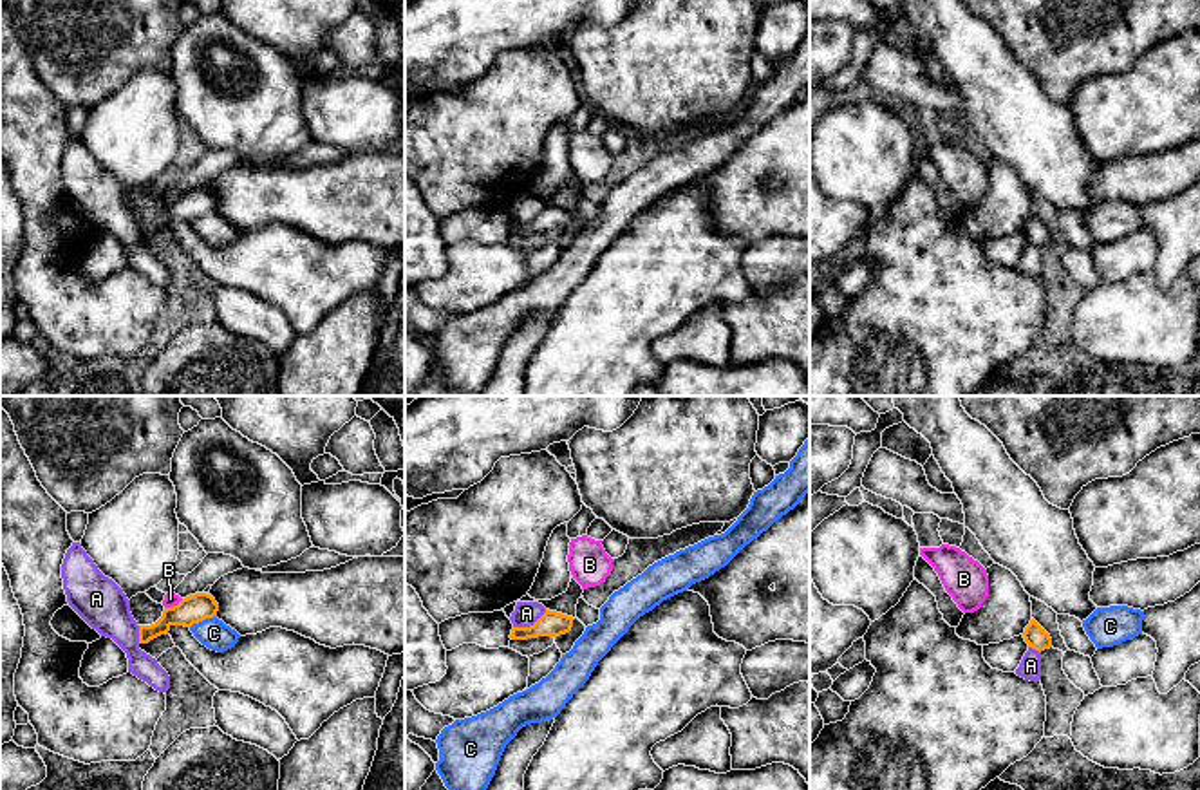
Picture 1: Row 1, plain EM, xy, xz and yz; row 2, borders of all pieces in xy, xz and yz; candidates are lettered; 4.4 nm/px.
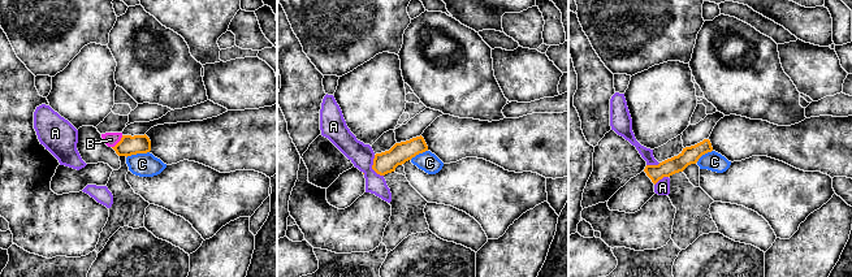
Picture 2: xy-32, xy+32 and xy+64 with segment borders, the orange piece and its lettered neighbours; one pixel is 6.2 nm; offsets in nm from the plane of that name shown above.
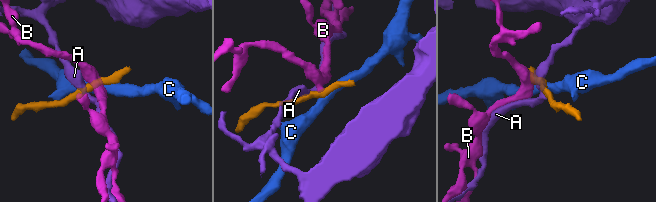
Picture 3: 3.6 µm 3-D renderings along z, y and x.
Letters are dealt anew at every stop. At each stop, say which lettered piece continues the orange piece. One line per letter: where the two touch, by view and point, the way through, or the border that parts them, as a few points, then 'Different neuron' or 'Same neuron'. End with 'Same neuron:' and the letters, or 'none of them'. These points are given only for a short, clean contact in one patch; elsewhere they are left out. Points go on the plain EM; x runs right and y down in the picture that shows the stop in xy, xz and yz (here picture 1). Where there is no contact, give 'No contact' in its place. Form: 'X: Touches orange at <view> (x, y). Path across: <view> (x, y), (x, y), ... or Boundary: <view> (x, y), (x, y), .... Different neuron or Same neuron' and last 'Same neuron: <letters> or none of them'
A: Touches orange at xz (530, 221). Boundary: xz (546, 205), (532, 219), (514, 223). Different neuron
B: Touches orange at xy (174, 201). Boundary: xy (183, 194), (165, 203). Different neuron
C: Touches orange at xy (203, 214). Same neuron
Same neuron: C

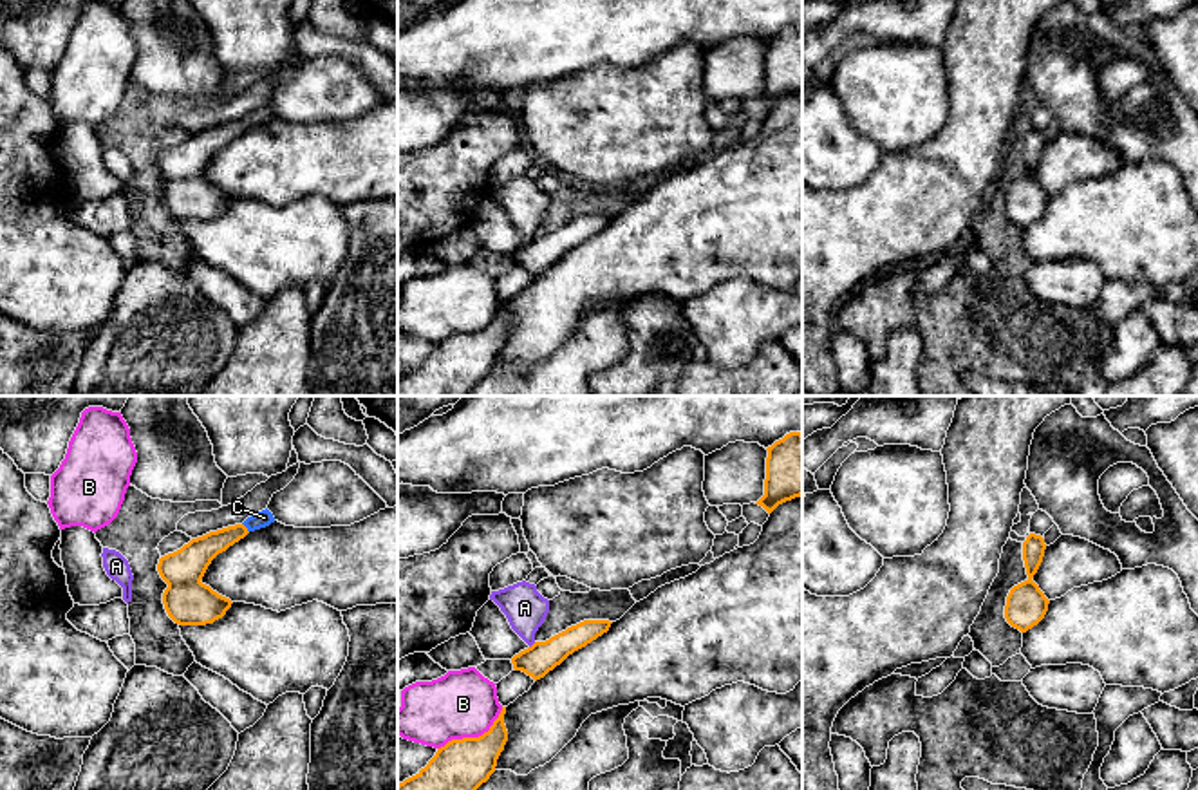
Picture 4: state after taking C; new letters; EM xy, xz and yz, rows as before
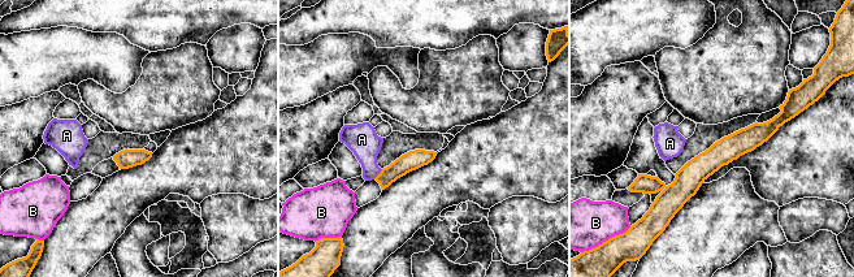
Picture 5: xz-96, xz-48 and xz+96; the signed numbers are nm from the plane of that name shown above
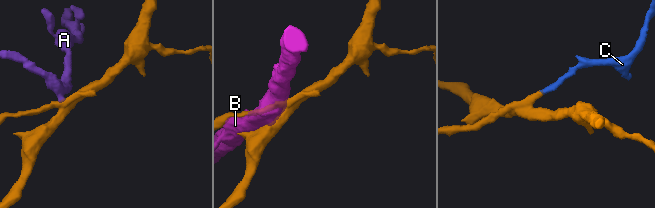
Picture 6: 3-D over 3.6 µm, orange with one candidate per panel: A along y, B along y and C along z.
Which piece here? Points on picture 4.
A: Touches orange at xz (532, 241). Boundary: xz (535, 237), (530, 243). Different neuron
B: Touches orange at xz (474, 333). Different neuron
C: Touches orange at xy (246, 123). Different neuron
Same neuron: none of them

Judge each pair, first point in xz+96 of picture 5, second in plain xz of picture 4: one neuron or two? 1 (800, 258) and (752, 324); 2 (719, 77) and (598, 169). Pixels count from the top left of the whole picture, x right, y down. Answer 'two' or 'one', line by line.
1: two
2: one

